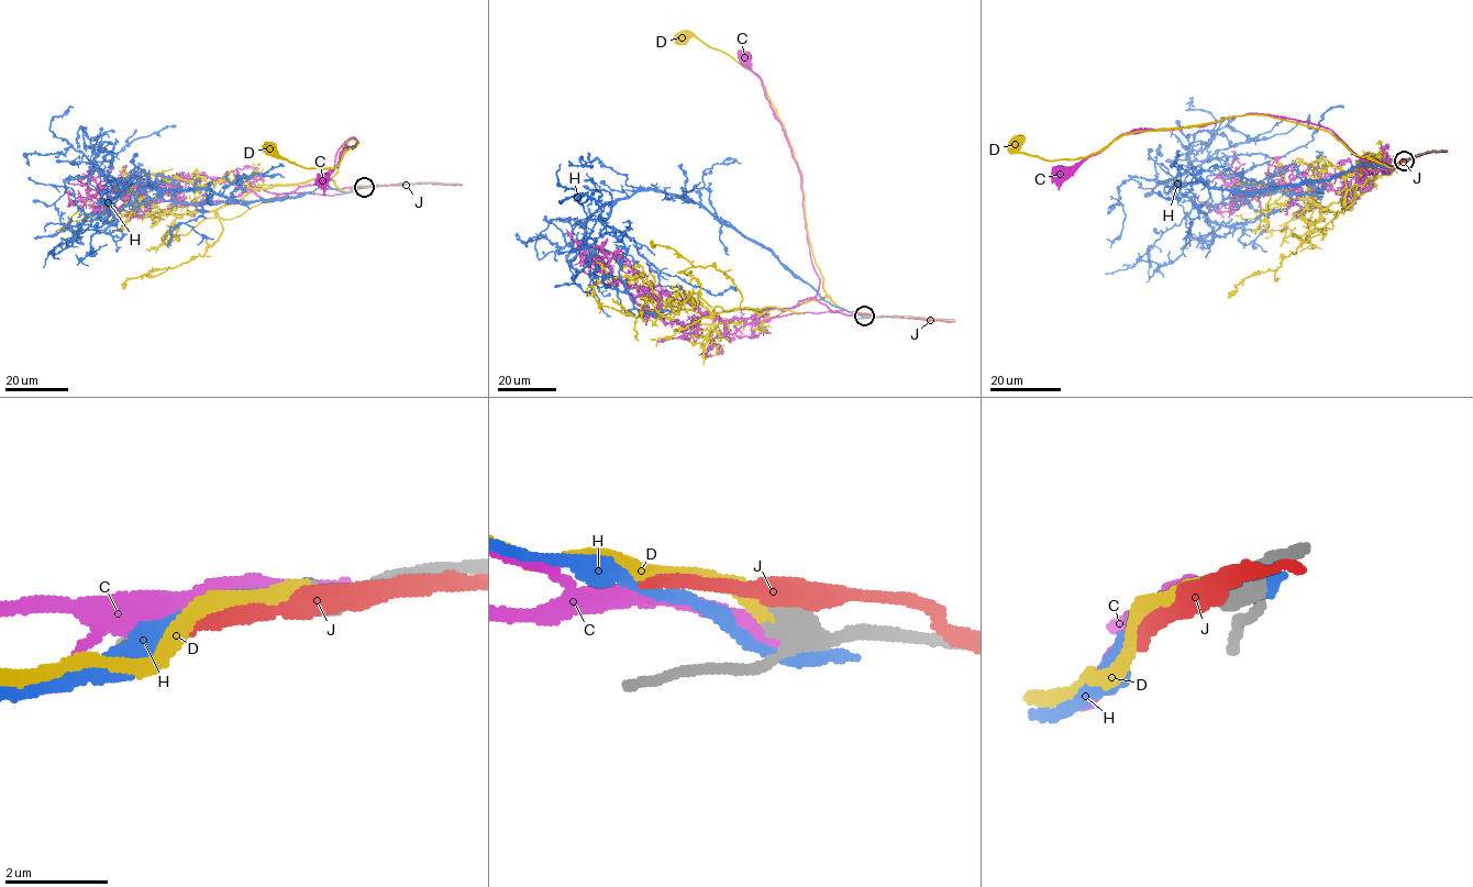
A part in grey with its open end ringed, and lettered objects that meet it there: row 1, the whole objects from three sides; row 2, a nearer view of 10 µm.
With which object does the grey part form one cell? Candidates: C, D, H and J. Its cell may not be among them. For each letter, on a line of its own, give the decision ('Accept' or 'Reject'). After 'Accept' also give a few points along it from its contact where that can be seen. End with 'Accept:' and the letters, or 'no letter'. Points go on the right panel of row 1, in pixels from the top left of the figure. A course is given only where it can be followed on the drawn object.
C: Reject
D: Accept. Its course: (1404, 161), (1390, 167), (1327, 131), (1246, 114), (1122, 134), (1074, 158), (1031, 156), (1016, 142)
H: Reject
J: Reject
Accept: D

